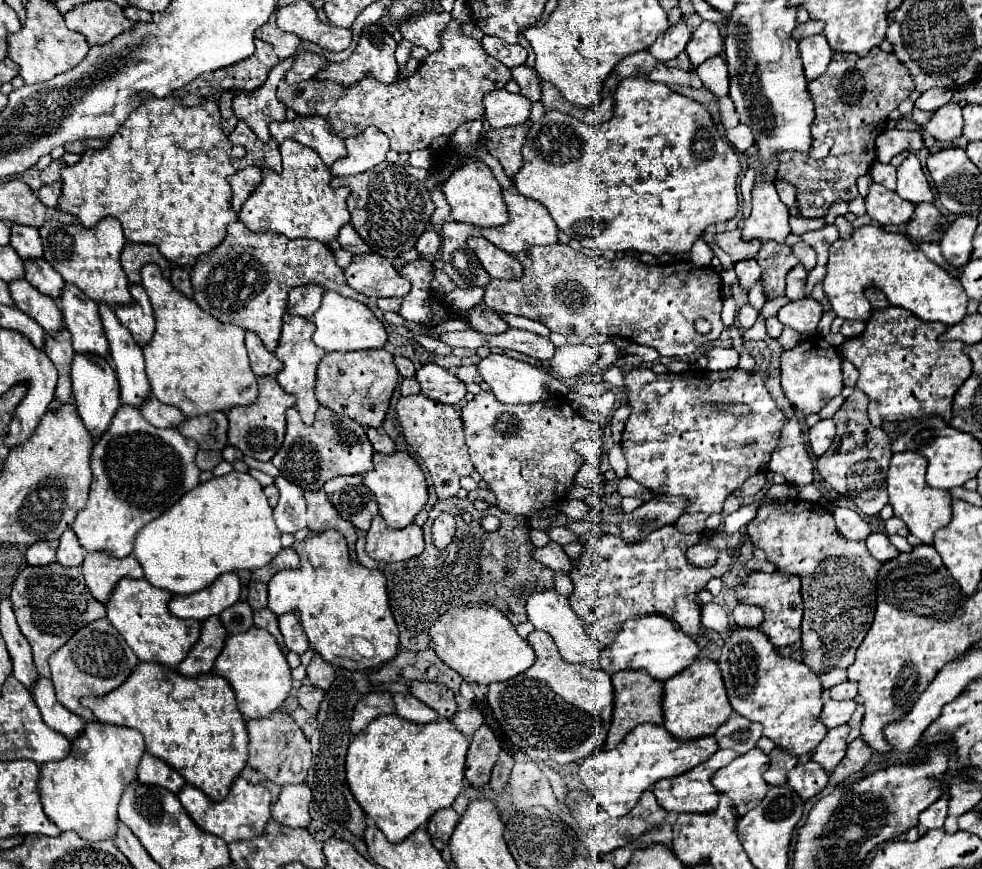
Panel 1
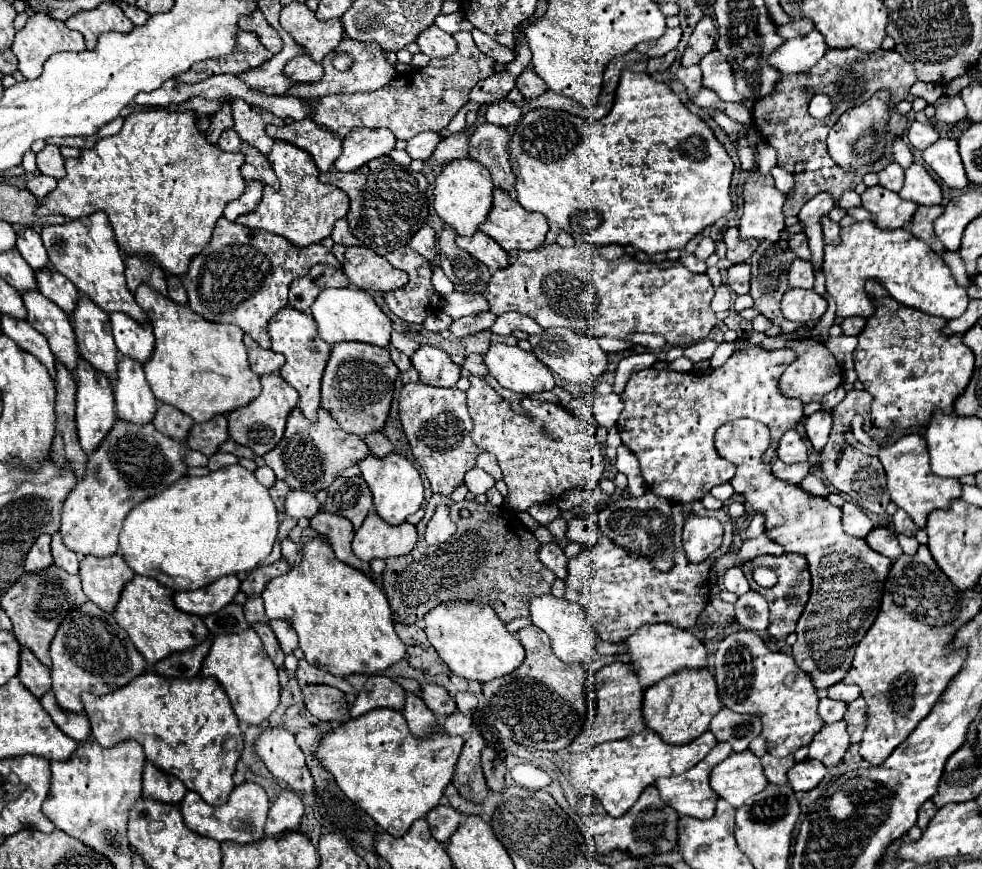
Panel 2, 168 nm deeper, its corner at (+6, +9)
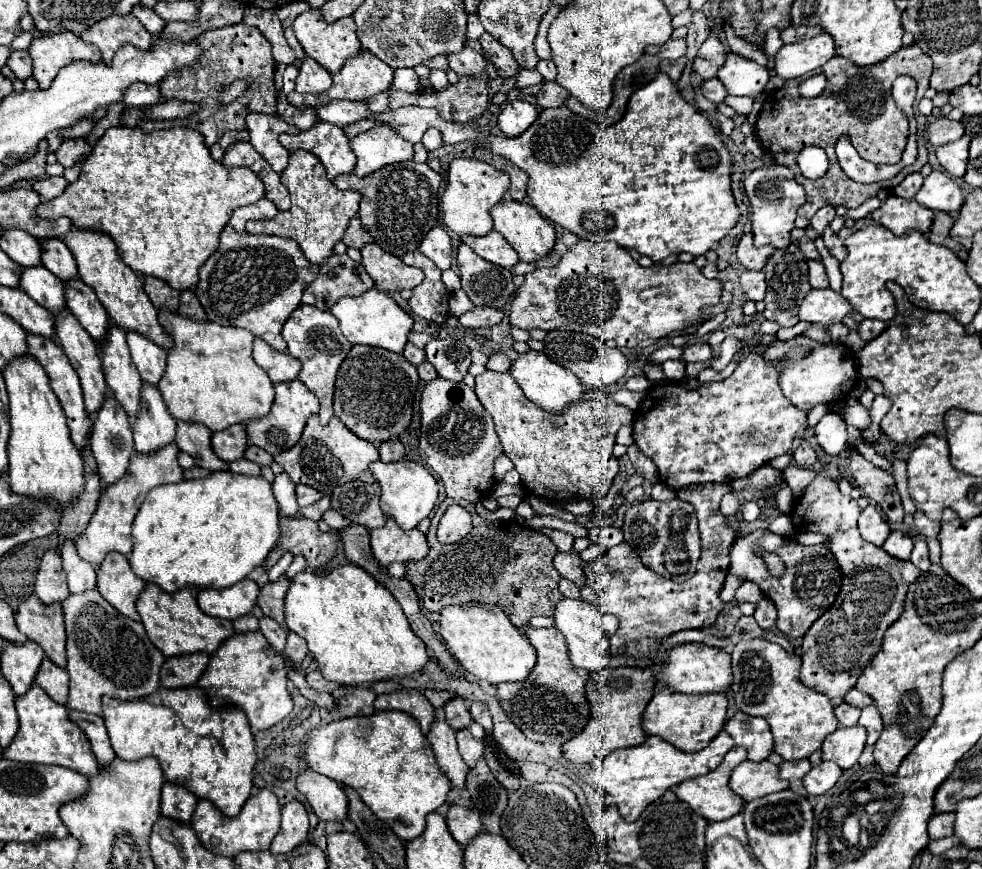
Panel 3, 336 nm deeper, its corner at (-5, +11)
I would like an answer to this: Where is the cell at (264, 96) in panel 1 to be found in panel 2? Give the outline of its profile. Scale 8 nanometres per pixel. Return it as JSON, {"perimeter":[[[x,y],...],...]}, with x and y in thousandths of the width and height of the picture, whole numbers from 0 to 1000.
{"perimeter":[[[235,115],[235,124],[237,124],[237,138],[239,138],[237,147],[241,150],[241,154],[249,163],[254,163],[262,173],[266,173],[268,177],[274,177],[278,161],[270,154],[270,145],[272,143],[286,145],[288,138],[272,127],[254,122],[249,115]]]}

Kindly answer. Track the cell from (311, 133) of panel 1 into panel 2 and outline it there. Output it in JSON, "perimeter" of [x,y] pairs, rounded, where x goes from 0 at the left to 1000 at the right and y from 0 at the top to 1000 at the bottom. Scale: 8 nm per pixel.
{"perimeter":[[[315,136],[290,145],[272,145],[272,157],[292,161],[313,173],[327,198],[333,198],[347,177],[347,157],[321,143]]]}

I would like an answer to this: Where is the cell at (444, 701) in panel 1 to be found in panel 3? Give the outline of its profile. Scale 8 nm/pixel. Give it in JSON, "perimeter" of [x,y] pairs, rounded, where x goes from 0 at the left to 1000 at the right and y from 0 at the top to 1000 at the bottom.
{"perimeter":[[[460,803],[454,812],[452,812],[452,822],[454,822],[454,829],[458,833],[460,840],[468,840],[468,838],[475,838],[479,831],[481,831],[481,824],[473,810],[470,803]]]}

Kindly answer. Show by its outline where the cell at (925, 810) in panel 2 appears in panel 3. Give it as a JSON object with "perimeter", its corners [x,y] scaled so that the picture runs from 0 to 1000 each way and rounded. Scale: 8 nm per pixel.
{"perimeter":[[[951,937],[947,948],[945,948],[945,962],[947,967],[957,967],[963,962],[969,962],[969,948],[971,948],[971,937]]]}

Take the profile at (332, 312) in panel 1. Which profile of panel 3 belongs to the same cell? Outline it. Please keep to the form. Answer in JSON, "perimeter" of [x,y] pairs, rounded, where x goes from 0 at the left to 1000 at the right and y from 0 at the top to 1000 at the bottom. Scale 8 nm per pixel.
{"perimeter":[[[375,334],[373,338],[365,343],[348,343],[344,345],[336,359],[344,366],[348,384],[358,394],[358,396],[375,396],[375,398],[385,398],[391,403],[399,405],[409,405],[413,394],[415,394],[415,382],[420,380],[420,364],[411,359],[393,336],[389,334]]]}

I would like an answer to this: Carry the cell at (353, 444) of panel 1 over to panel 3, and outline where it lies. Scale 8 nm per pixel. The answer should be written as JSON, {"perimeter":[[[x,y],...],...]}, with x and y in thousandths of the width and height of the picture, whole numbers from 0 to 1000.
{"perimeter":[[[320,476],[314,481],[314,488],[303,511],[291,520],[281,522],[279,529],[289,539],[289,543],[299,557],[314,557],[328,568],[336,568],[342,559],[356,552],[381,555],[381,548],[375,536],[377,532],[385,529],[385,516],[379,509],[373,509],[358,499],[354,493],[350,493],[350,488],[342,479],[334,486],[334,490],[328,490],[324,486],[324,479]]]}

